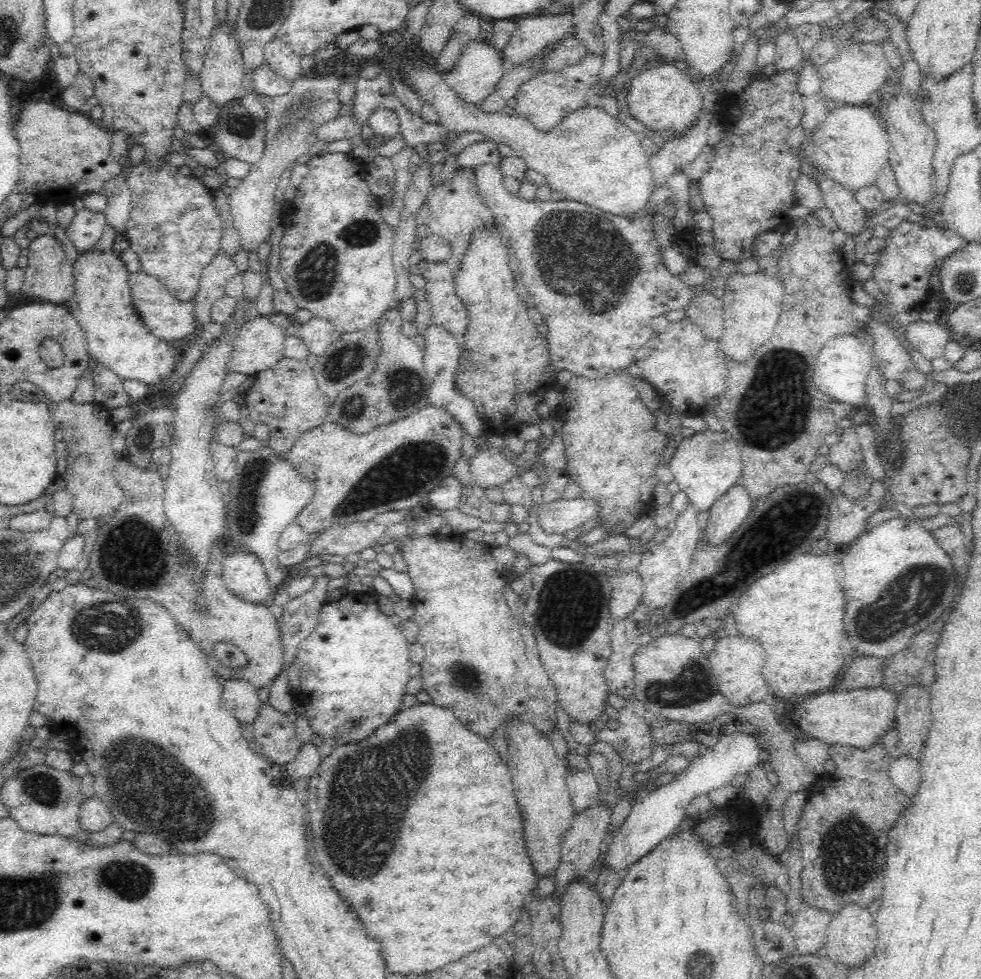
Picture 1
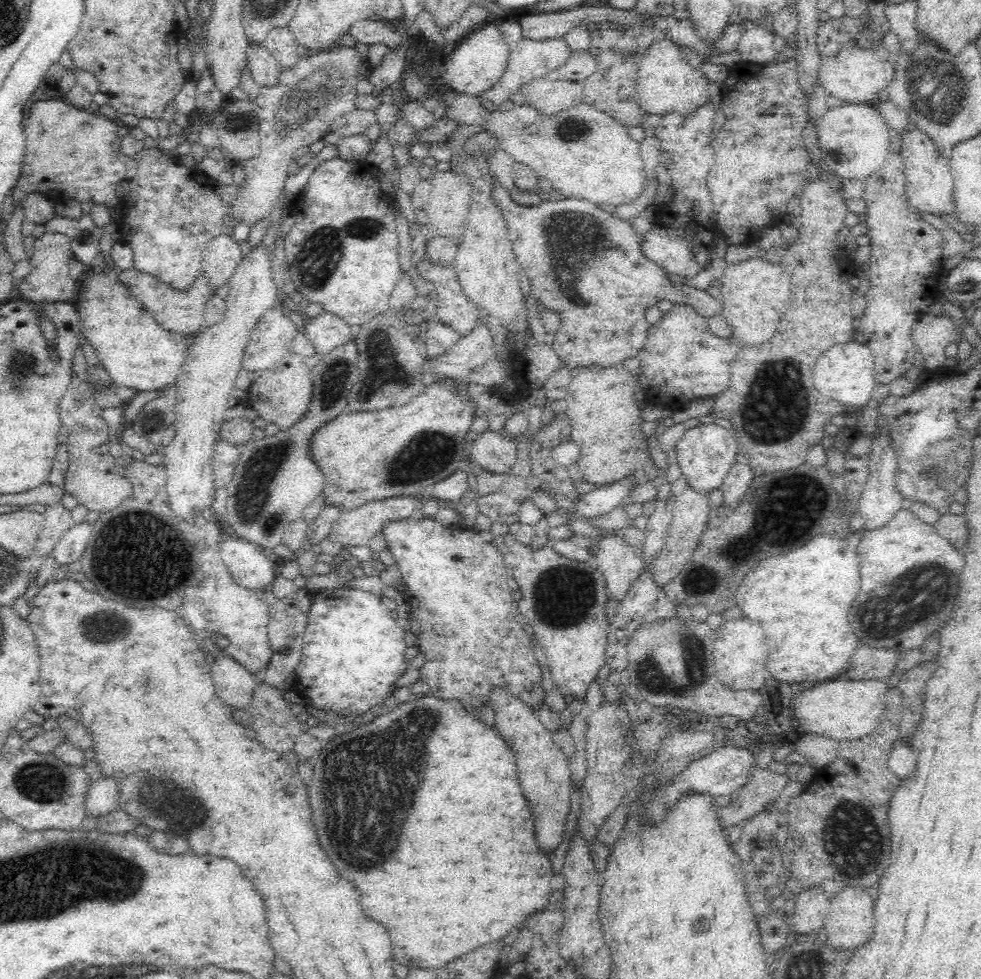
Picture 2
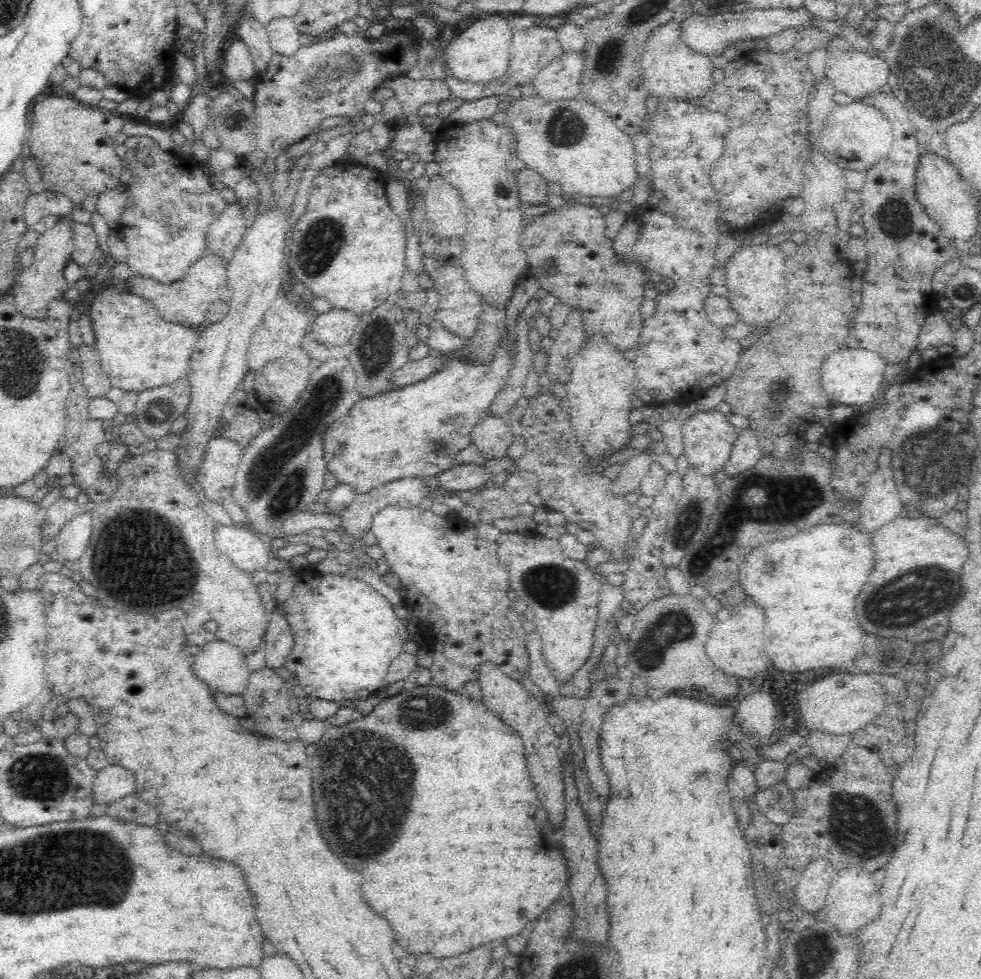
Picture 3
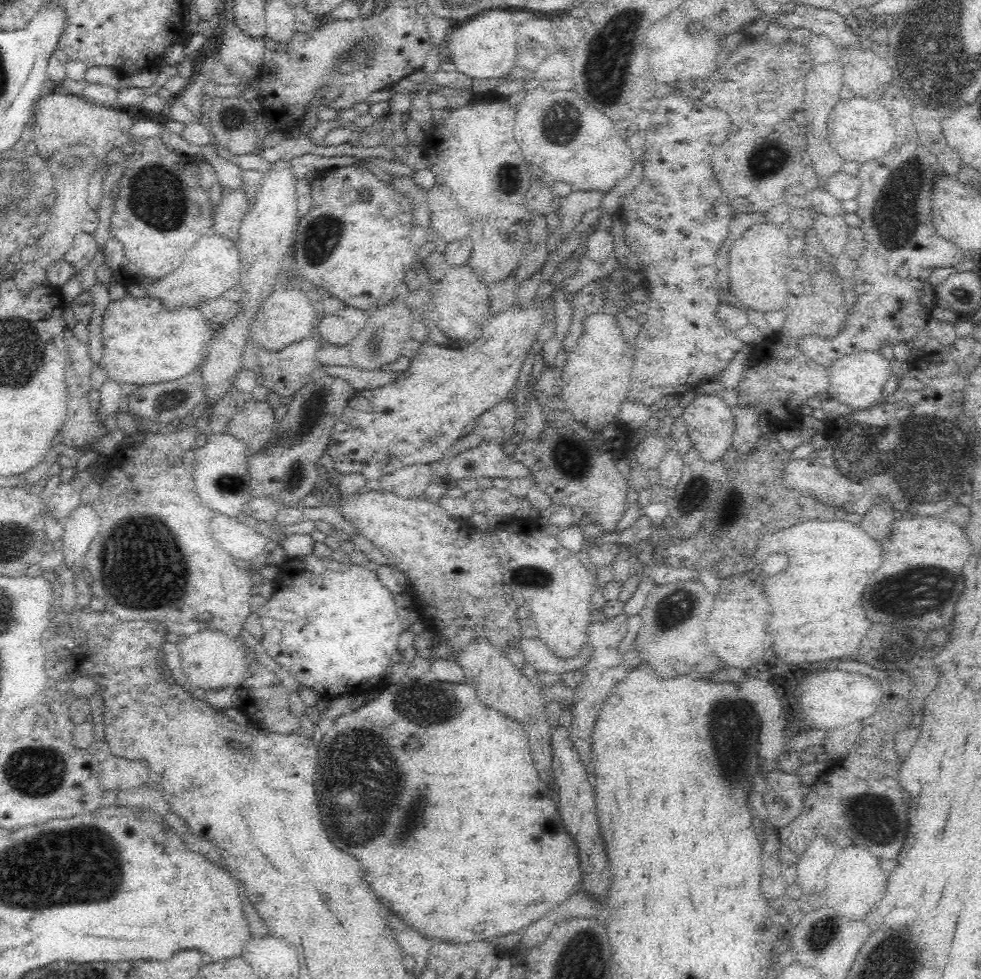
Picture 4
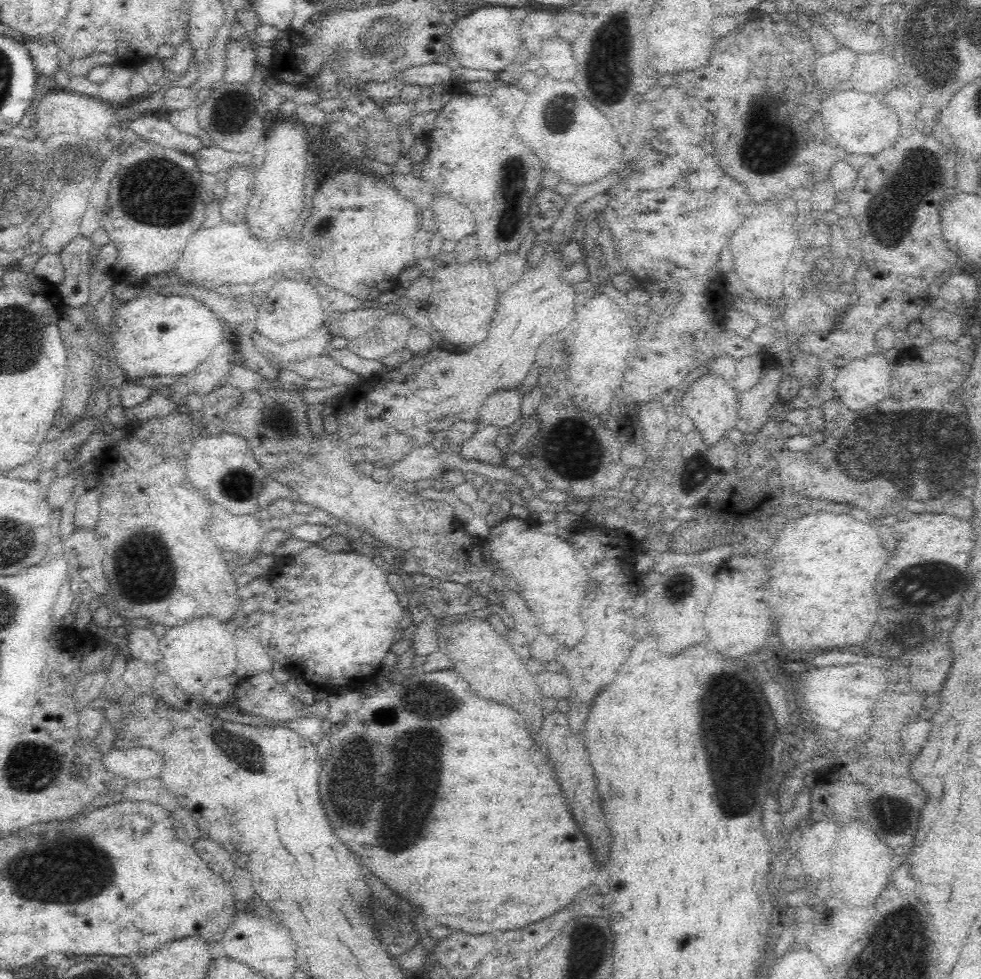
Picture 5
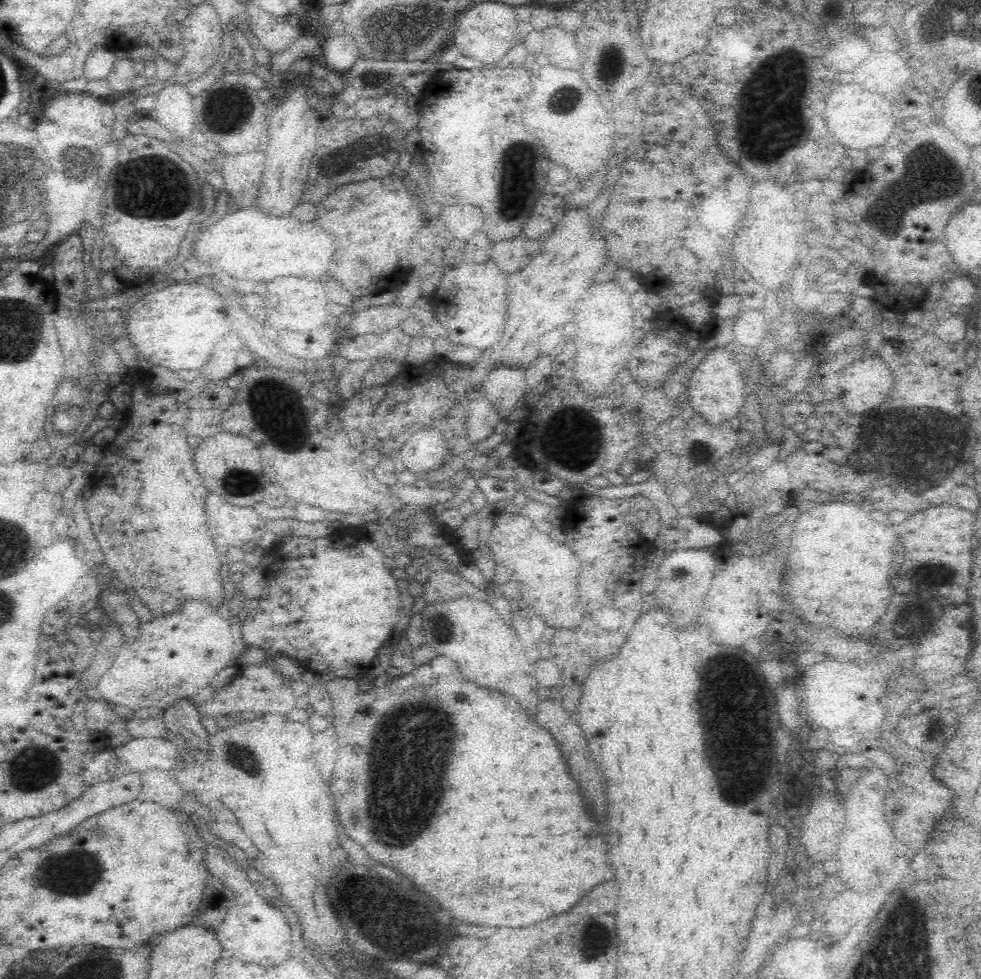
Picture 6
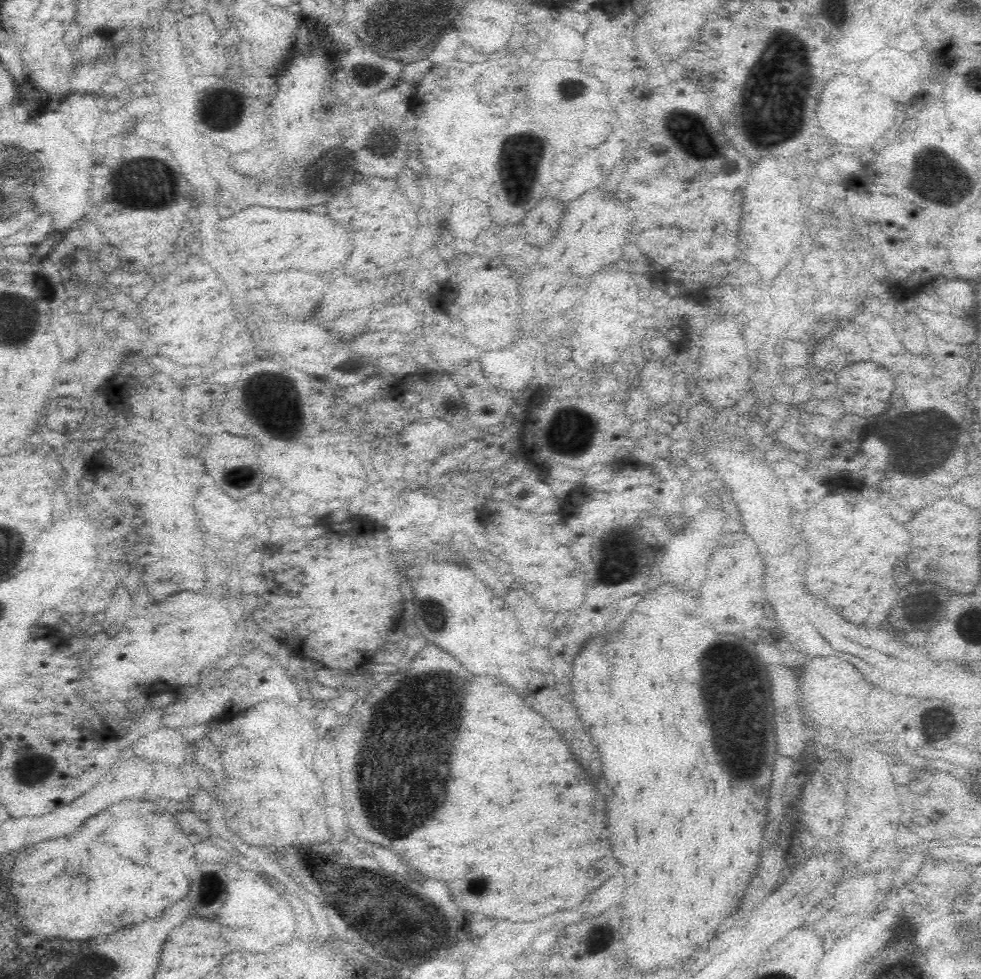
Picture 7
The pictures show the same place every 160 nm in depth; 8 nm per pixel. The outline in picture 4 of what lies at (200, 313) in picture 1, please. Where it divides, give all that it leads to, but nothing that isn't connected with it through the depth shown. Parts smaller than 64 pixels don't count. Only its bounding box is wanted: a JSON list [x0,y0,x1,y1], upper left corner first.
[213,188,250,241]

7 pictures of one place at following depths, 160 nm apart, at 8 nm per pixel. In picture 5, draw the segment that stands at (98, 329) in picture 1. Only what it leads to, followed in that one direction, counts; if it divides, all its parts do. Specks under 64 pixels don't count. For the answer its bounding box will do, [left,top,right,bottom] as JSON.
[111,293,224,380]

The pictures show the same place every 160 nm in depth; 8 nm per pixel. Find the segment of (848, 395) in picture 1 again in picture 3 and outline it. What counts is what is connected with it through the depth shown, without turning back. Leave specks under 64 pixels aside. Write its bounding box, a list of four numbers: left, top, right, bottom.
[822,349,887,406]

